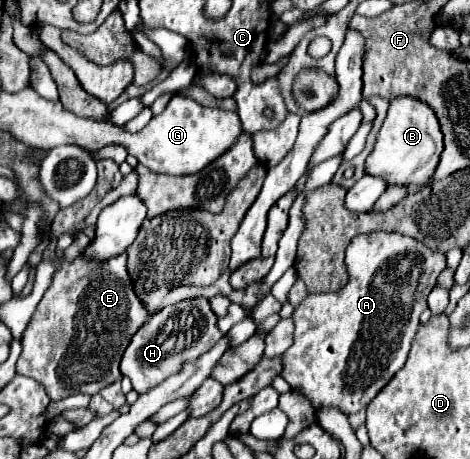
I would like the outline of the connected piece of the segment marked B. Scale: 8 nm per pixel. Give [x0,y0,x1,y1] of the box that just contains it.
[365,97,443,189]

